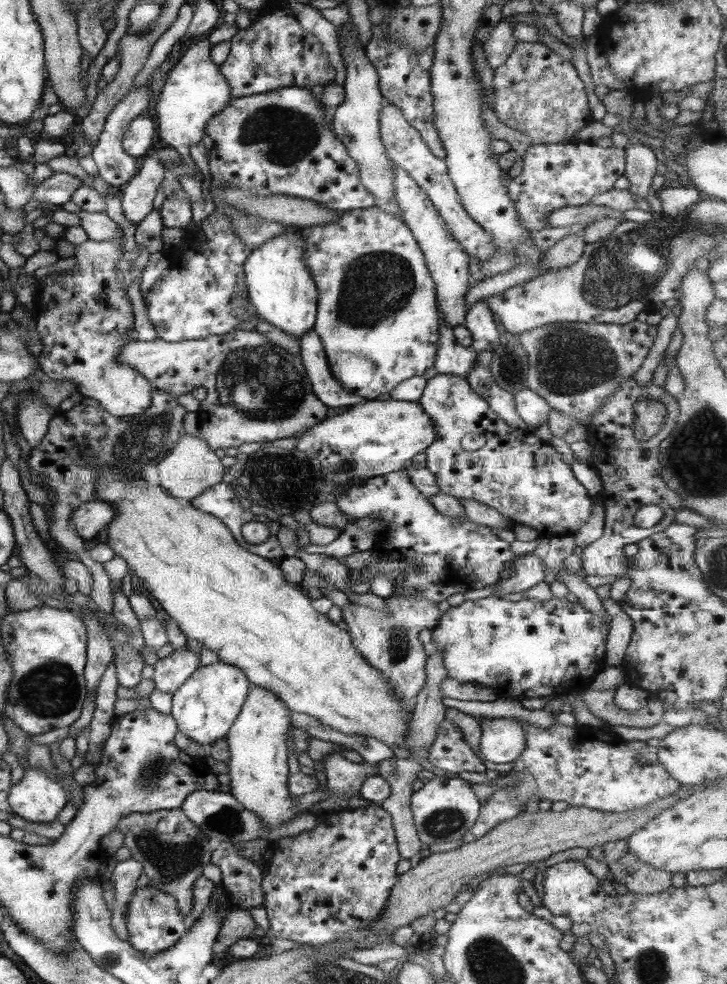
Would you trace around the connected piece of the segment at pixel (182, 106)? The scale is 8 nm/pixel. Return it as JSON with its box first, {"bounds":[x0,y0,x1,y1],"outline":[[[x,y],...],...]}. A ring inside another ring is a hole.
{"bounds":[154,38,232,159],"outline":[[[200,38],[186,48],[183,58],[170,69],[170,74],[162,86],[158,101],[154,104],[156,111],[158,137],[167,146],[174,148],[180,159],[190,156],[190,145],[202,142],[206,123],[230,105],[232,90],[228,80],[220,73],[220,67],[211,59],[211,42]],[[186,152],[186,154],[184,154]]]}

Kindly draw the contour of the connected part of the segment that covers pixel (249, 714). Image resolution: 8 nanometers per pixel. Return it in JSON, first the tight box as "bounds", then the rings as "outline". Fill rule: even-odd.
{"bounds":[225,686,306,827],"outline":[[[252,686],[240,714],[225,739],[230,758],[230,794],[248,810],[258,813],[263,825],[277,827],[292,820],[298,813],[306,813],[297,802],[298,796],[288,792],[287,737],[291,727],[291,710],[274,692]]]}

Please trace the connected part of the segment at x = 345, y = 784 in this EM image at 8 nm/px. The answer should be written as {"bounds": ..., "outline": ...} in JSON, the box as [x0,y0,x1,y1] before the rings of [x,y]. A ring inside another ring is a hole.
{"bounds":[323,750,377,798],"outline":[[[336,750],[325,756],[323,771],[332,796],[340,798],[356,796],[367,777],[377,774],[377,770],[369,762],[350,761],[344,757],[342,751]]]}

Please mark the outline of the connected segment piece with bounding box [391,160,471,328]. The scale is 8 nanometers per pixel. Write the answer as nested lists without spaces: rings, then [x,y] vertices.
[[[392,160],[391,163],[395,168],[394,196],[396,204],[398,204],[400,212],[402,212],[402,221],[409,226],[425,256],[425,263],[435,282],[437,305],[439,306],[440,314],[452,328],[462,326],[465,324],[465,316],[468,310],[465,296],[471,280],[469,272],[469,258],[471,256],[462,248],[462,245],[450,232],[448,225],[438,215],[438,211],[432,205],[432,201],[427,197],[427,192],[424,192],[410,178],[408,171],[398,167]]]

